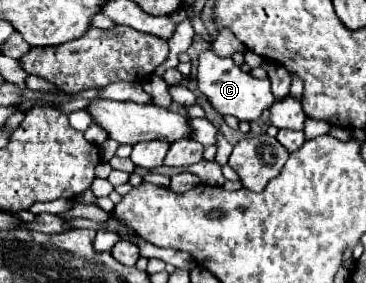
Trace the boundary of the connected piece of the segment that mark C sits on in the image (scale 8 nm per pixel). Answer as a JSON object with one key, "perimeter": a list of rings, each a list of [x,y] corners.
{"perimeter":[[[211,46],[203,52],[199,52],[199,66],[197,66],[197,86],[199,90],[209,98],[213,108],[225,116],[233,114],[239,120],[255,120],[261,116],[263,110],[267,110],[275,102],[275,94],[271,92],[269,78],[259,80],[251,74],[243,72],[231,58],[219,56]]]}

